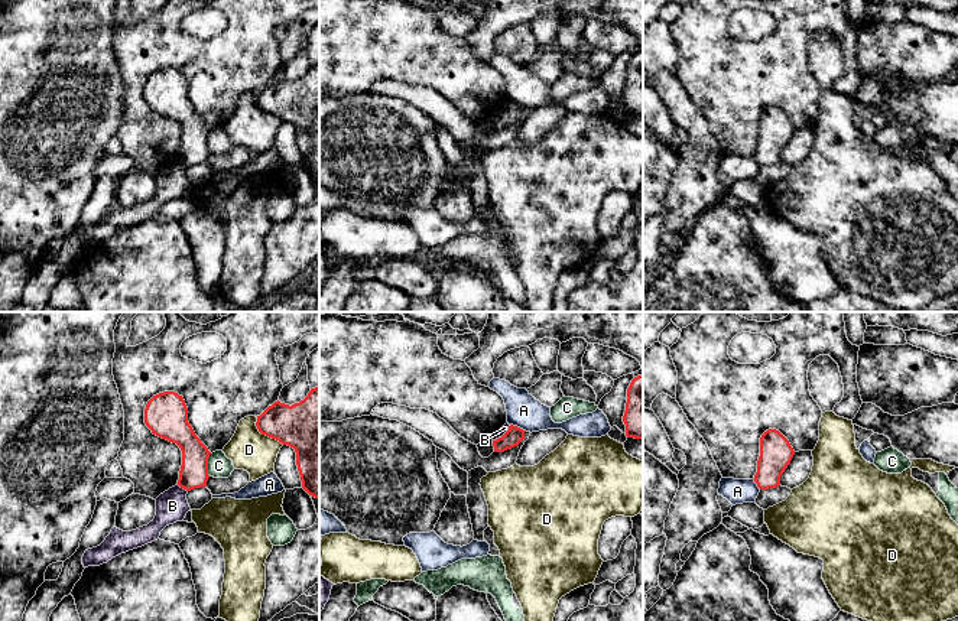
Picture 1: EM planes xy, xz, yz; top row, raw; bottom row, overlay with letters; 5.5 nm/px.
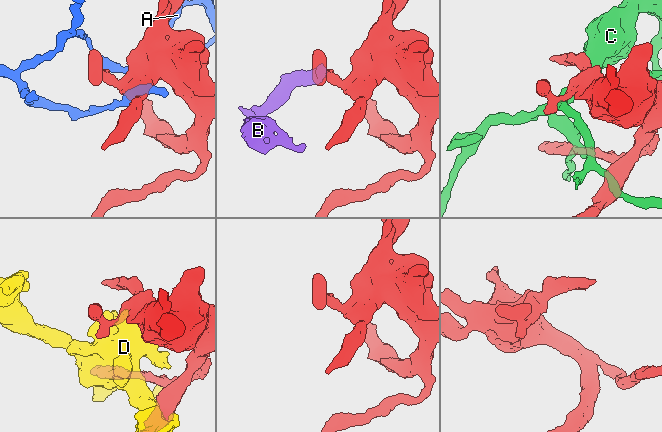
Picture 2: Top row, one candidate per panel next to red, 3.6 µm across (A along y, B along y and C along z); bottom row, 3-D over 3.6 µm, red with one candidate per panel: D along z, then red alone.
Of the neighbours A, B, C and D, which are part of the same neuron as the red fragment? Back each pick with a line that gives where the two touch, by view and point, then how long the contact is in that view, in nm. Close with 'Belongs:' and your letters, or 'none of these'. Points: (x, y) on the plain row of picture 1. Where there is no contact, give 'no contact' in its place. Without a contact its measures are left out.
Belongs: none of these

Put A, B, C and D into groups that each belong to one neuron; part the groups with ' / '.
A / B / C / D

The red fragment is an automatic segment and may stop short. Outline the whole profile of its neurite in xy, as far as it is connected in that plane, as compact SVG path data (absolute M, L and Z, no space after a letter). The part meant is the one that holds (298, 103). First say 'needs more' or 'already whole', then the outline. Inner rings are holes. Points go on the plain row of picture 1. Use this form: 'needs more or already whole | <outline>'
already whole | M319 62L292 82L275 78L257 92L256 103L262 111L295 126L302 165L319 175Z

